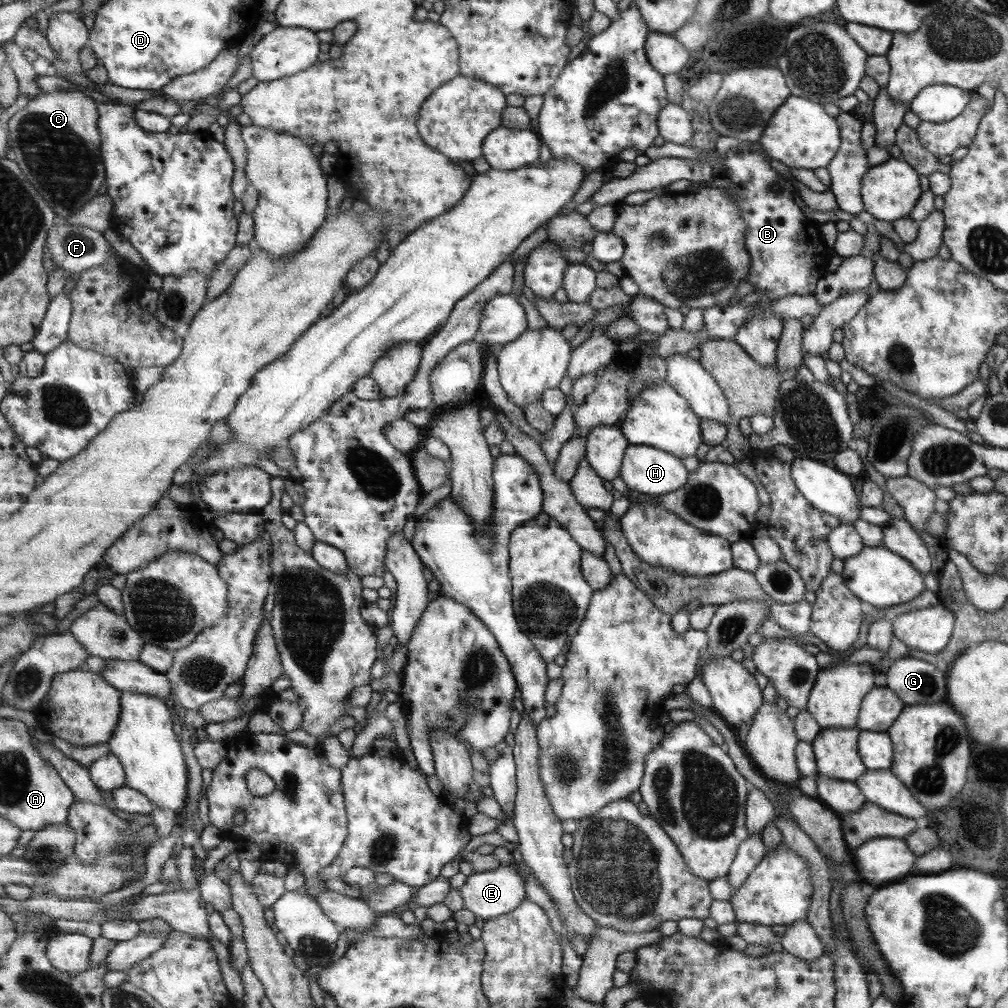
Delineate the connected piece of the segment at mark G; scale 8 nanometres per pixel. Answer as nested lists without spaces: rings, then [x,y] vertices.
[[[911,655],[889,664],[886,686],[905,706],[937,704],[945,696],[945,674],[924,660],[913,660]]]

